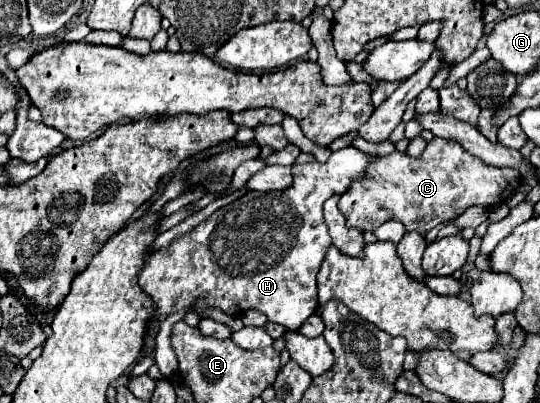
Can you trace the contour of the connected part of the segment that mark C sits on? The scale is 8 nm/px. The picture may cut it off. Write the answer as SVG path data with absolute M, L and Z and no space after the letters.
M434 136L420 158L394 152L370 162L364 176L354 180L340 196L338 208L346 216L346 224L362 232L372 232L386 220L398 220L406 230L416 230L426 236L432 228L458 218L470 206L490 208L504 202L518 188L518 180L508 180L508 174L518 172L514 168L488 166L480 158L466 154L458 142Z

